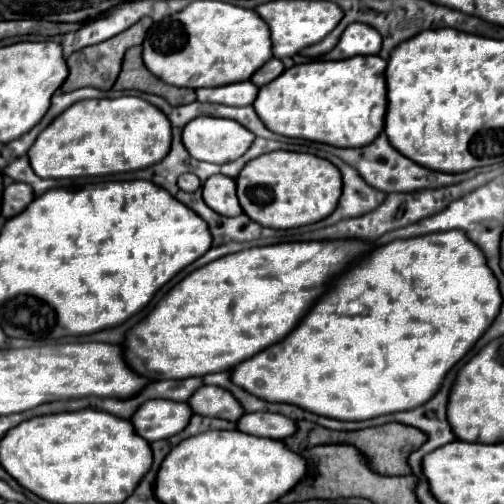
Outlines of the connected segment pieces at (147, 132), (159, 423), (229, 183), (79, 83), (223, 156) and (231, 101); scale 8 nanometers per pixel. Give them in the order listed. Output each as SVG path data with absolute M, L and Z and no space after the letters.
M120 96L120 98L104 98L104 100L80 100L64 110L32 144L28 150L30 166L40 178L96 178L118 172L134 172L142 168L150 168L162 162L172 144L172 124L166 114L156 106L148 104L138 96Z
M150 400L142 404L140 410L136 410L130 422L136 426L136 432L142 438L156 442L182 432L188 426L192 414L194 412L186 402Z
M222 174L210 176L204 182L202 192L204 192L204 202L212 210L216 210L218 214L222 214L222 216L238 216L234 212L242 212L242 208L238 204L238 198L236 198L236 182L232 178L222 176Z
M142 18L140 22L136 22L134 26L124 30L122 34L118 34L118 36L106 40L106 42L100 42L100 44L94 44L94 46L86 46L80 52L74 52L66 60L66 64L68 64L68 78L62 84L62 92L72 92L72 90L78 90L78 88L84 88L84 86L92 86L92 88L100 88L100 90L110 90L114 86L116 78L118 78L124 52L128 48L132 48L132 46L142 44L144 34L146 34L146 30L150 26L152 26L152 18Z
M200 116L184 126L182 142L192 158L212 164L228 164L238 160L256 136L234 120Z
M246 80L246 82L232 82L232 84L216 86L216 88L200 88L196 90L196 100L224 104L224 106L248 106L254 102L256 94L258 94L258 86Z

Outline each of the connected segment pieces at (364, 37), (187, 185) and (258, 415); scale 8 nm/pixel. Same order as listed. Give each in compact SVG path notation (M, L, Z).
M354 22L342 32L334 50L324 54L322 58L344 60L344 58L352 58L358 54L378 54L378 52L380 52L380 34L368 24Z
M184 174L184 176L178 178L178 186L184 192L194 192L194 190L200 188L200 180L194 174Z
M252 412L244 414L238 420L238 430L248 432L252 436L266 436L274 440L284 440L296 432L296 422L286 418L284 414L274 412Z

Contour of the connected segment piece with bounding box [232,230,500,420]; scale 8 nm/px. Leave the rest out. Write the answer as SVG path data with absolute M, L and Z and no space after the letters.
M462 230L390 242L352 266L312 306L312 314L276 346L232 370L232 382L268 402L286 402L336 420L368 420L428 402L446 374L474 348L500 314L500 290L482 250Z

